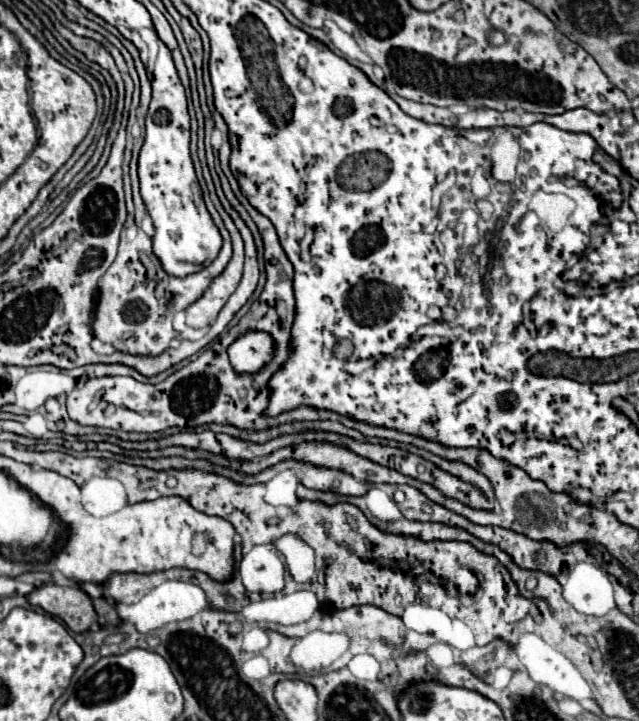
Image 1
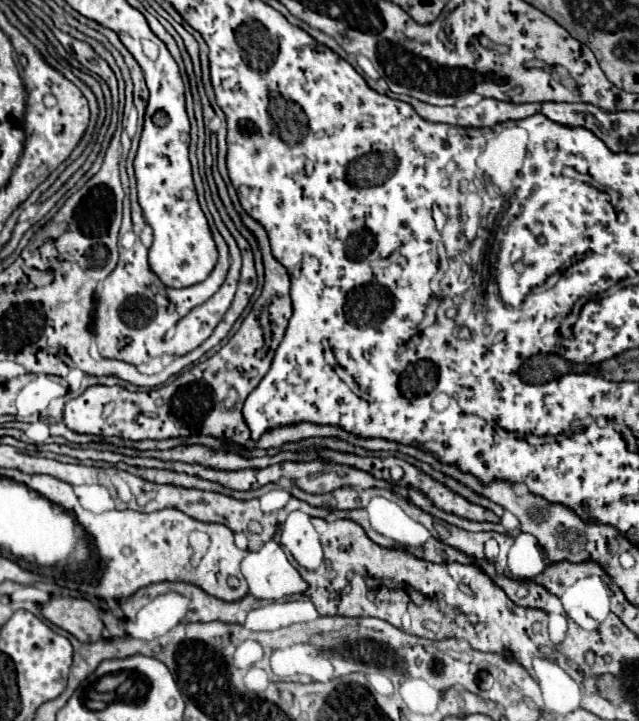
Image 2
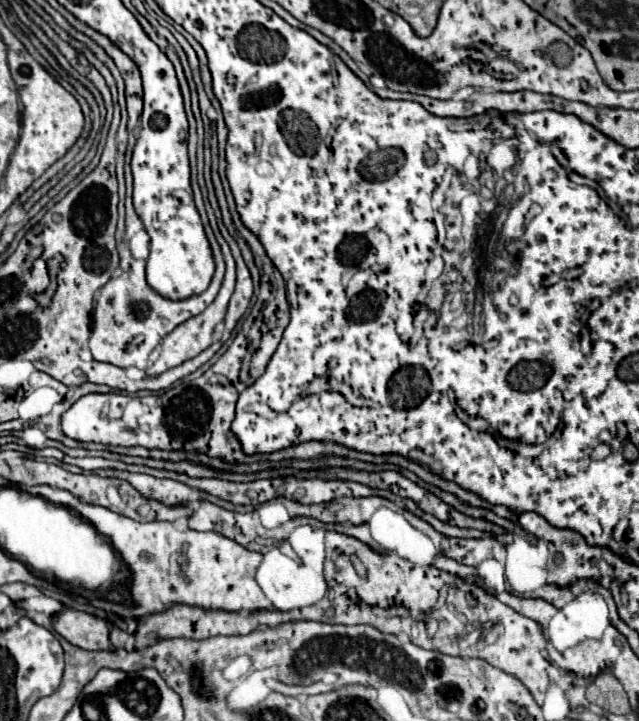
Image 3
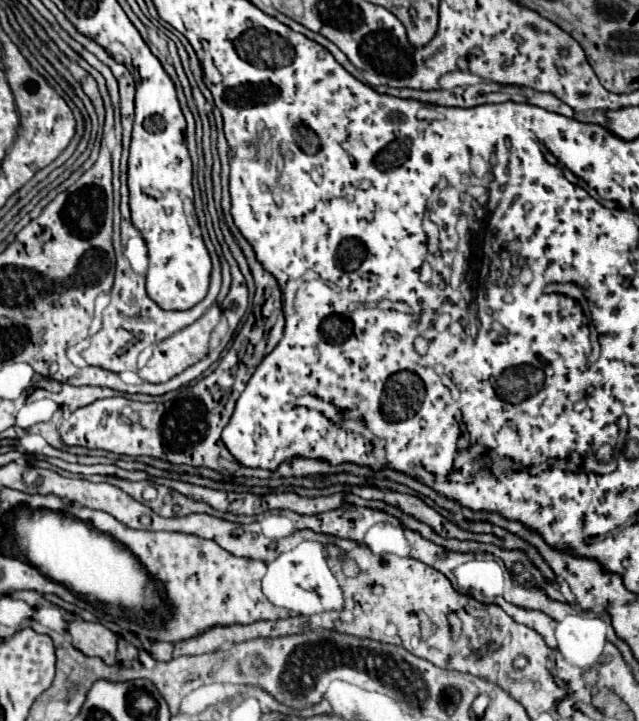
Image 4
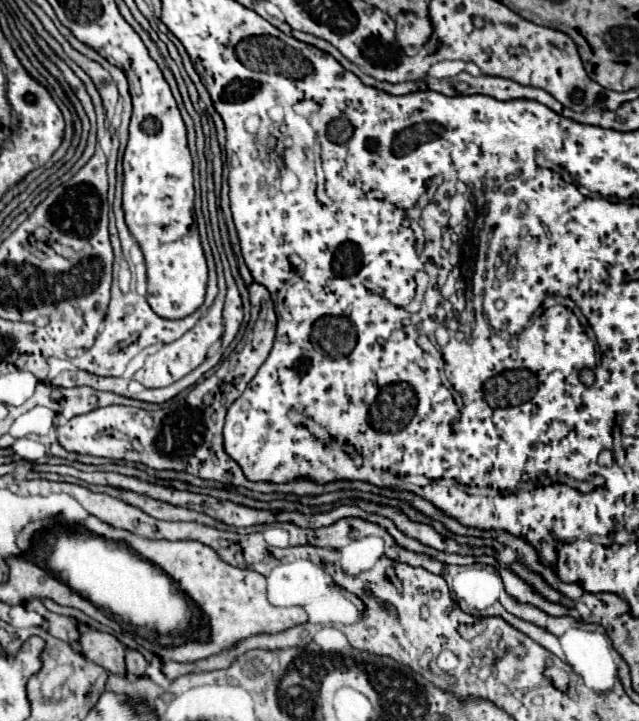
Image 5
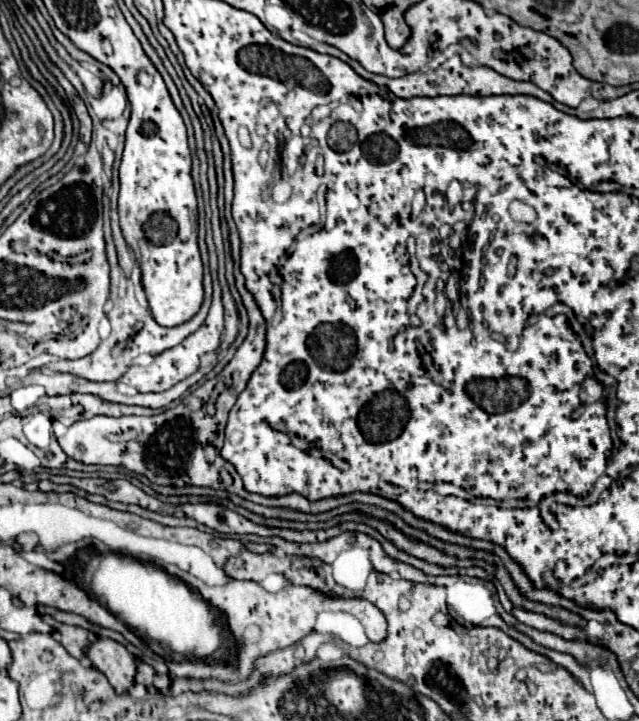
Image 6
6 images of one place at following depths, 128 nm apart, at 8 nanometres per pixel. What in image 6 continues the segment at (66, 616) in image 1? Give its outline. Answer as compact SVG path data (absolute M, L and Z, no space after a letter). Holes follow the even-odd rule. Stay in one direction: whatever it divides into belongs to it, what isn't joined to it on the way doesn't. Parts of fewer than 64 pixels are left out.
M98 638L88 646L86 656L92 660L94 668L106 674L108 682L118 694L126 692L134 684L136 660L120 642L114 642L110 638Z

